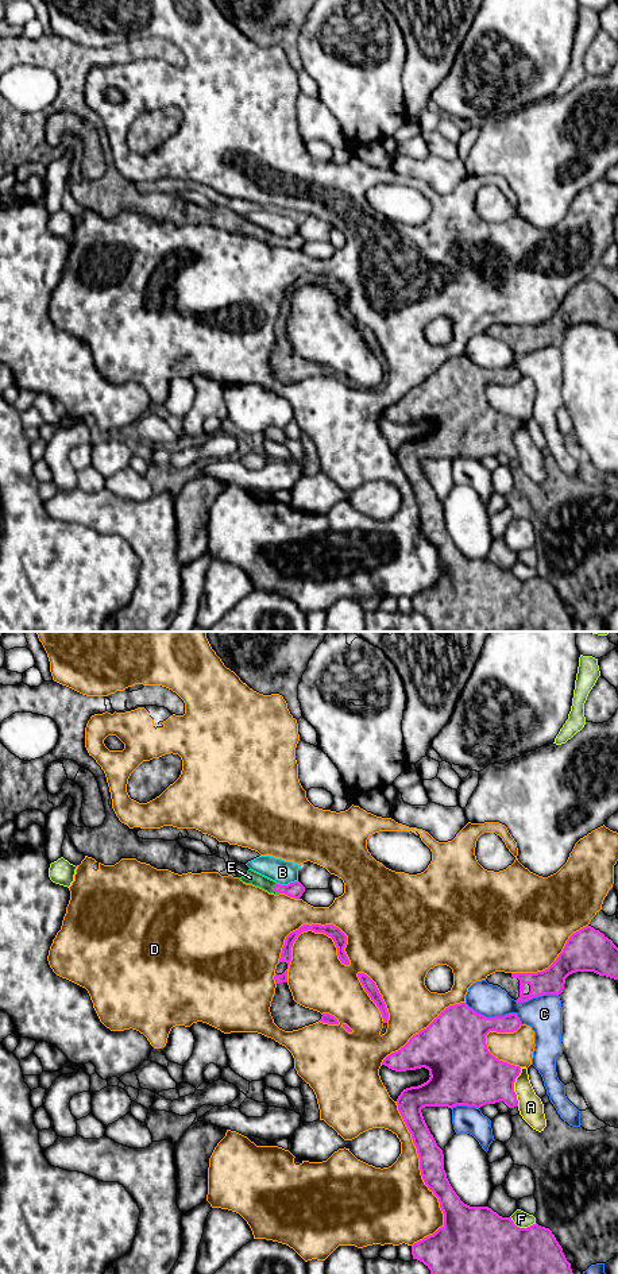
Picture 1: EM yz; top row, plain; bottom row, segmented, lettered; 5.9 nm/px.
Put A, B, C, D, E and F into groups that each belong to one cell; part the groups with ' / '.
A / B / C / D / E / F

